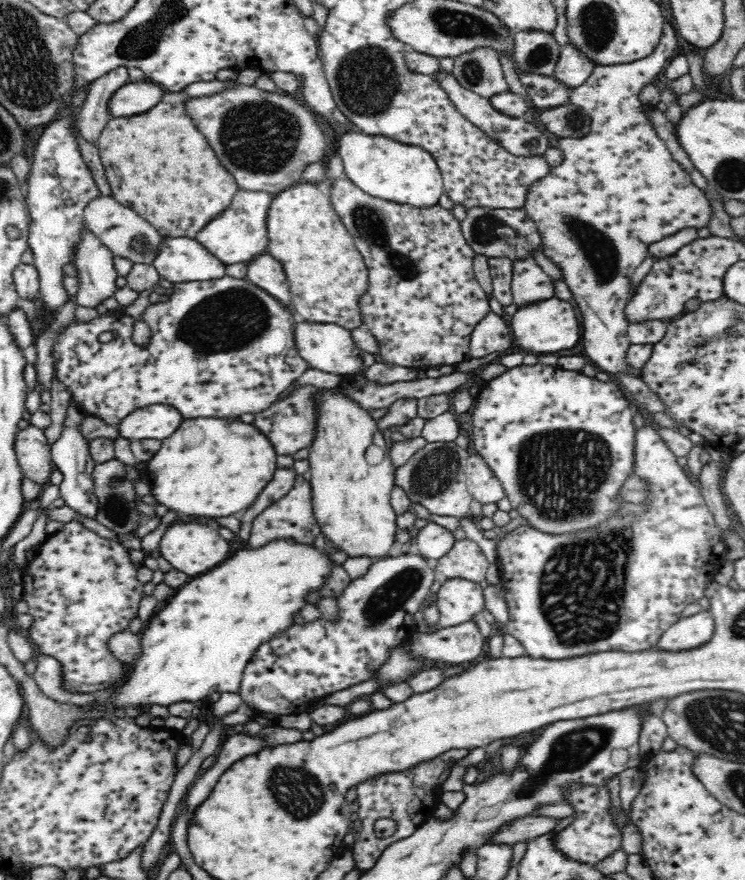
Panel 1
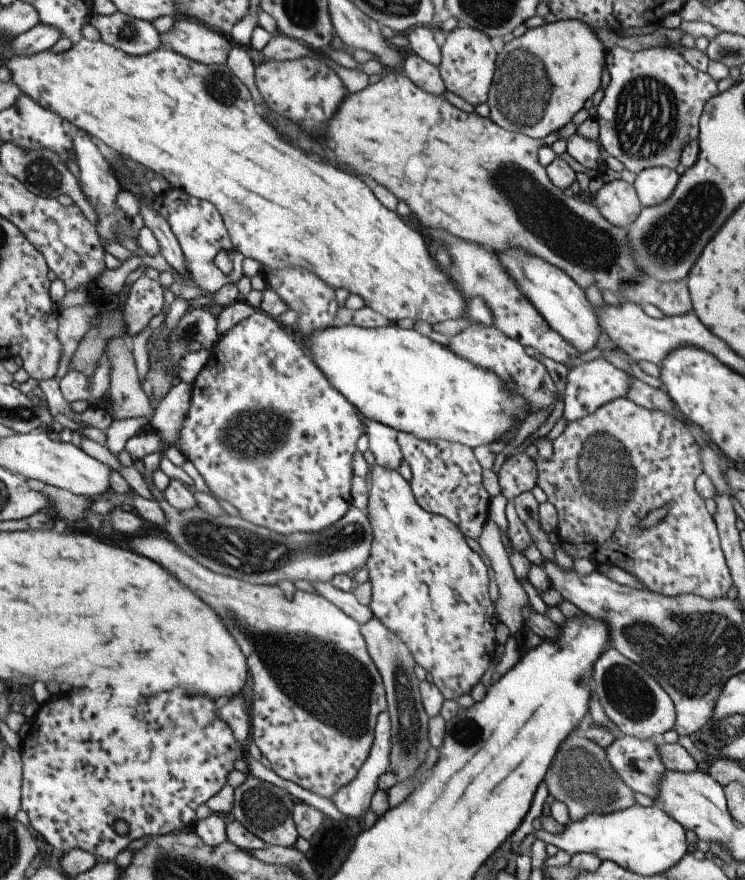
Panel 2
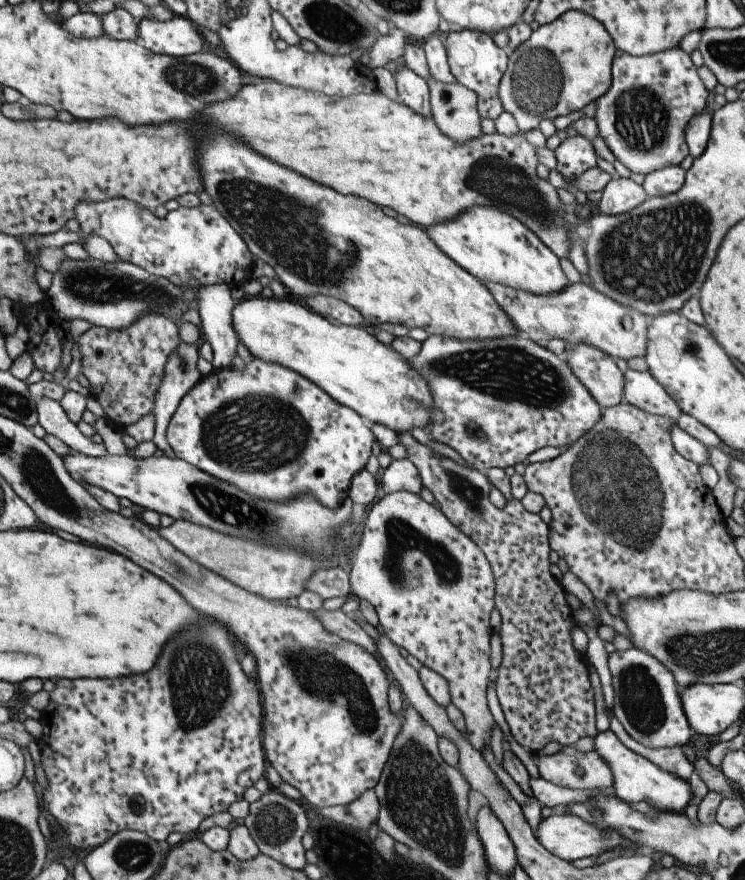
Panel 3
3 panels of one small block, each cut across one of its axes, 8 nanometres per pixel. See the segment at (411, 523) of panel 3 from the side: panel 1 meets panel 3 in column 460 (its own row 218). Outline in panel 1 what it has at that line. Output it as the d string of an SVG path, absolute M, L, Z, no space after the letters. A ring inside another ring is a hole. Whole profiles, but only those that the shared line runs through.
M670 21L664 23L662 40L651 56L629 64L597 65L586 83L573 90L571 103L590 116L590 130L586 136L566 136L560 141L564 153L562 164L552 168L546 178L531 186L523 206L541 232L543 253L561 268L565 282L572 291L583 329L580 341L584 344L585 355L606 373L614 375L641 376L641 368L627 362L631 342L626 337L629 324L624 308L631 296L632 276L649 254L650 244L685 228L708 228L714 212L705 193L693 184L691 176L680 168L668 151L665 141L656 135L645 114L647 106L639 100L642 84L650 83L664 70L676 50L678 40L673 25Z

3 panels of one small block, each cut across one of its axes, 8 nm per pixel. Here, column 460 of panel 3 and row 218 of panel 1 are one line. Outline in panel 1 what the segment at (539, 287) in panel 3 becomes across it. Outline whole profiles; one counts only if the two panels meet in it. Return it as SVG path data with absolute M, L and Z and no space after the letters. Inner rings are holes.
M238 189L230 206L214 216L208 224L197 234L196 240L207 248L224 264L249 262L267 250L269 241L267 216L273 202L273 195L269 192L252 192Z

